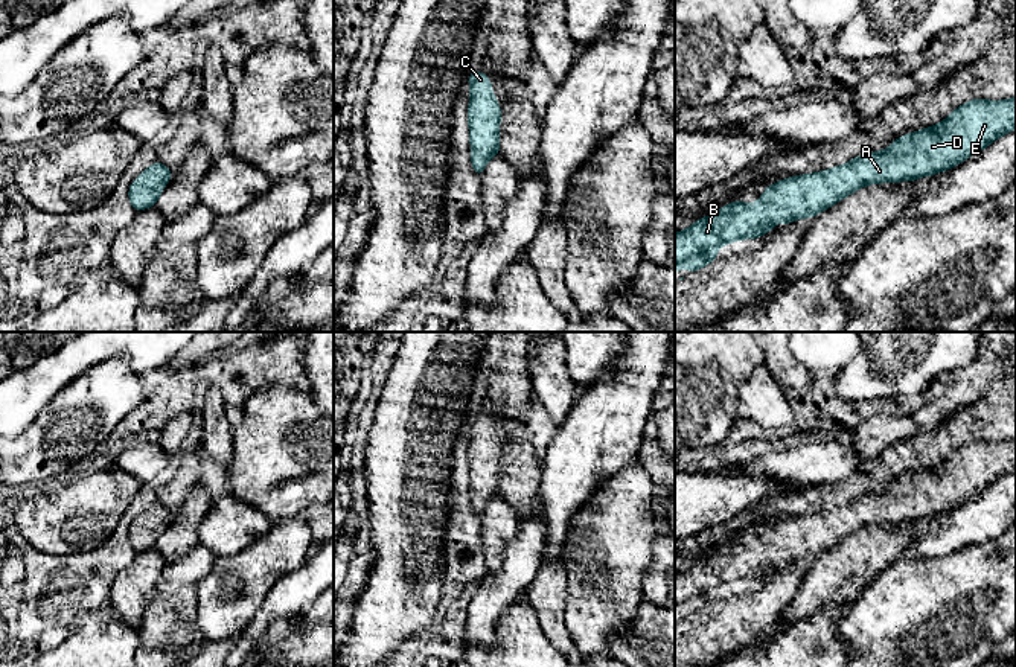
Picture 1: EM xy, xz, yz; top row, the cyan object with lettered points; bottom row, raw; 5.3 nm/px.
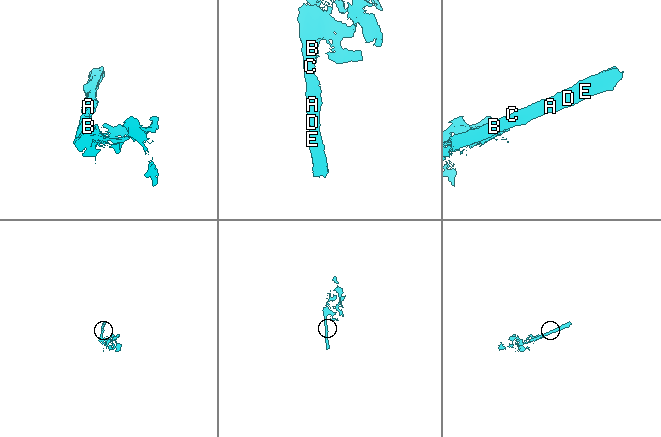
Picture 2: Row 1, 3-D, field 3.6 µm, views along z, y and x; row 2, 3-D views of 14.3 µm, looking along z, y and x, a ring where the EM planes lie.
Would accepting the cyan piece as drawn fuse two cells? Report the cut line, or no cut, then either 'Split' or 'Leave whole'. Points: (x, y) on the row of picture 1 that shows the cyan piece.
No split. Leave whole

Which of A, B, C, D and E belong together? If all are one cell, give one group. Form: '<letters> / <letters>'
A B C D E

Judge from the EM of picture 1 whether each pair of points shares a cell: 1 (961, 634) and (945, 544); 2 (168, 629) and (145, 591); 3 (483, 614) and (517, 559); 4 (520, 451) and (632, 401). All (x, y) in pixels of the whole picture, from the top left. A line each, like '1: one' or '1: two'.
1: two
2: two
3: one
4: two

